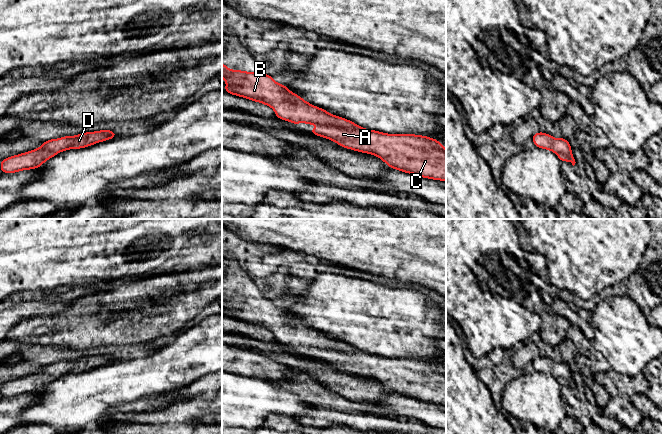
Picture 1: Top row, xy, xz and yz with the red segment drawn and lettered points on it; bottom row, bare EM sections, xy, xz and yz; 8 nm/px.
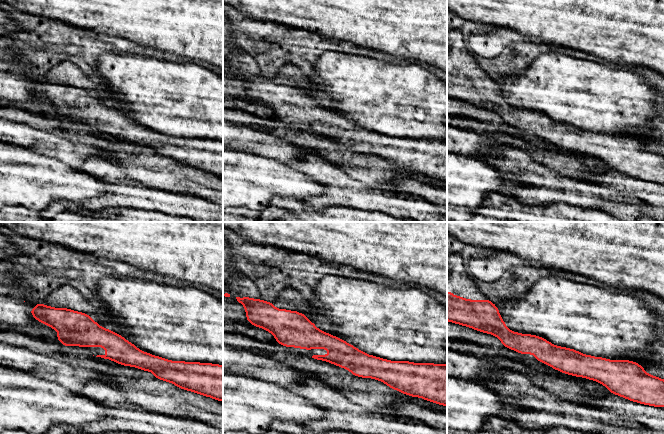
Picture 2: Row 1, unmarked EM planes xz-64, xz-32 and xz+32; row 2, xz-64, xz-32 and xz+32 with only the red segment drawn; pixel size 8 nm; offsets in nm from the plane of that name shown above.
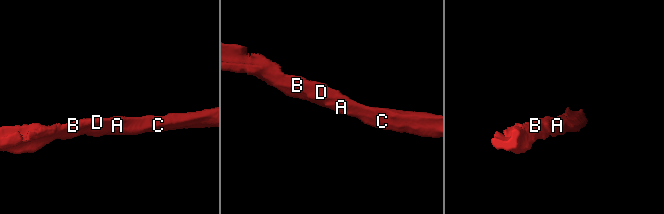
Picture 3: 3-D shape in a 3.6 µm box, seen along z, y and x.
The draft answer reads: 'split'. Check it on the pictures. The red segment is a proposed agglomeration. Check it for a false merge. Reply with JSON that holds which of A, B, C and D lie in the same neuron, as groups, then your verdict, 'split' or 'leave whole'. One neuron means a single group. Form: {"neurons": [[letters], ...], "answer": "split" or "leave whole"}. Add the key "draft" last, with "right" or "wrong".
{"neurons": [["A", "B", "C", "D"]], "answer": "leave whole", "draft": "wrong"}

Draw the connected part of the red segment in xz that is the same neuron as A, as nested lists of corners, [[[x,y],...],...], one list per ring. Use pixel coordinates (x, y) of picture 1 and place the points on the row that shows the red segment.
[[[222,63],[222,78],[226,80],[224,92],[265,104],[273,108],[281,120],[294,125],[328,125],[328,128],[311,128],[310,132],[341,147],[373,154],[391,169],[446,182],[446,149],[434,138],[387,134],[360,127],[308,103],[264,72],[230,70]]]

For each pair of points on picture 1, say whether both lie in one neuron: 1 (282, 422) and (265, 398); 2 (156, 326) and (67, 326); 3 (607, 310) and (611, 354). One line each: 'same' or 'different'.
1: different
2: same
3: same

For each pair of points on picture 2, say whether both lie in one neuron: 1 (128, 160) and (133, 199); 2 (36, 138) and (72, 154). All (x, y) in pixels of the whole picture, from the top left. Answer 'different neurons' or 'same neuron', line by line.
1: different neurons
2: same neuron

